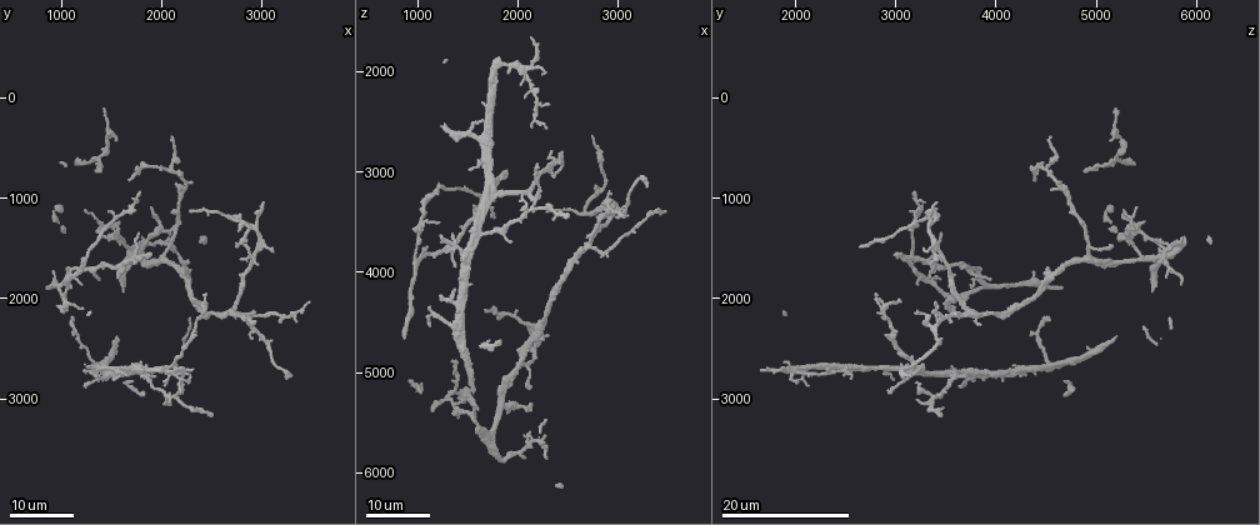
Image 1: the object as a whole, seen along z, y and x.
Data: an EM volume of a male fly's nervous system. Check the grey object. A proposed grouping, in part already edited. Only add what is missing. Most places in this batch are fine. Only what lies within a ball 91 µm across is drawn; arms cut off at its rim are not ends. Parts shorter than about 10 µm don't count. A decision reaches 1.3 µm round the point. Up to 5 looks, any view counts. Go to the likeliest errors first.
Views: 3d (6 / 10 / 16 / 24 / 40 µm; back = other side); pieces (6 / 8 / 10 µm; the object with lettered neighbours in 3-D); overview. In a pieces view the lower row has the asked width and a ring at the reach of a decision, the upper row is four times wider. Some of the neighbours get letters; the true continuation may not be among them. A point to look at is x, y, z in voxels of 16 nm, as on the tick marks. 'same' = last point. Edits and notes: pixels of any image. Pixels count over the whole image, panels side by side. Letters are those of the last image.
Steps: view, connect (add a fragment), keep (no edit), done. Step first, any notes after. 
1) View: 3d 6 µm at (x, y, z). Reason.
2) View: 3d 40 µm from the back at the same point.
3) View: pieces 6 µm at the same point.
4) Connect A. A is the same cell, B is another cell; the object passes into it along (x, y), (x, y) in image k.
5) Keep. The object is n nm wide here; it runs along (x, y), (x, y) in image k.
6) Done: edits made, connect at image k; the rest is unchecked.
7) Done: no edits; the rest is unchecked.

View: 3d 24 µm at (1700, 820, 4400). Free end.

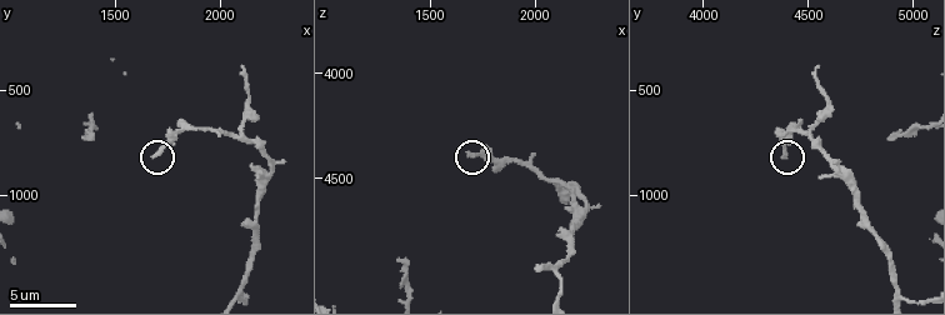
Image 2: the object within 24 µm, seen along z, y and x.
View: 3d 10 µm at (1680, 810, 4400).

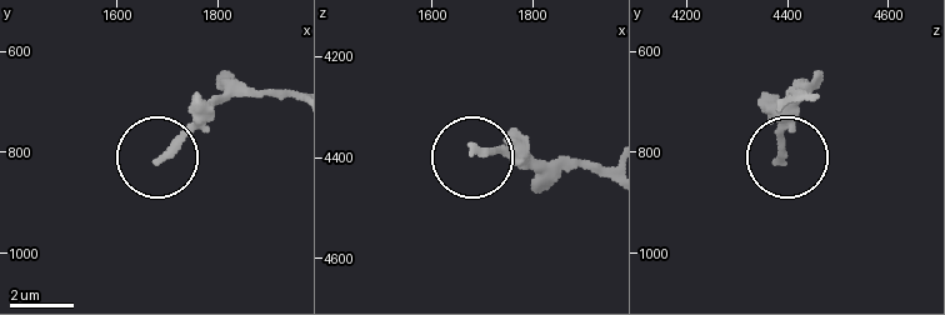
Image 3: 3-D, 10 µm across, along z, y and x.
View: pieces 10 µm at (1680, 810, 4385).

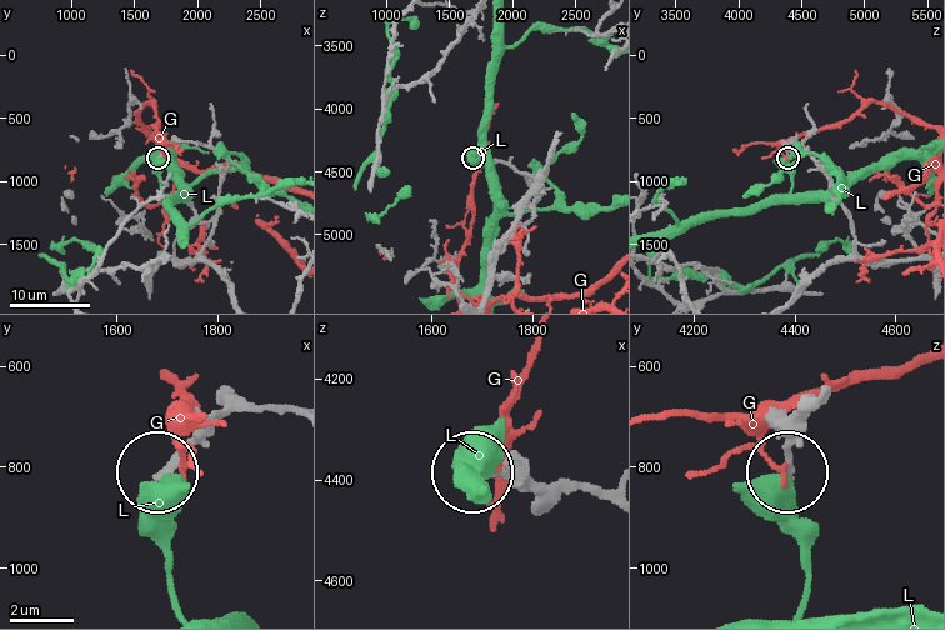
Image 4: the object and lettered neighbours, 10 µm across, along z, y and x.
Keep. The object is 220 nm wide here; G and L are other cells; it runs along (804, 413), (788, 466) in image 4; none of them fits.

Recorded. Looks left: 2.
View: 3d 24 µm at (2200, 2940, 2940). An open end.

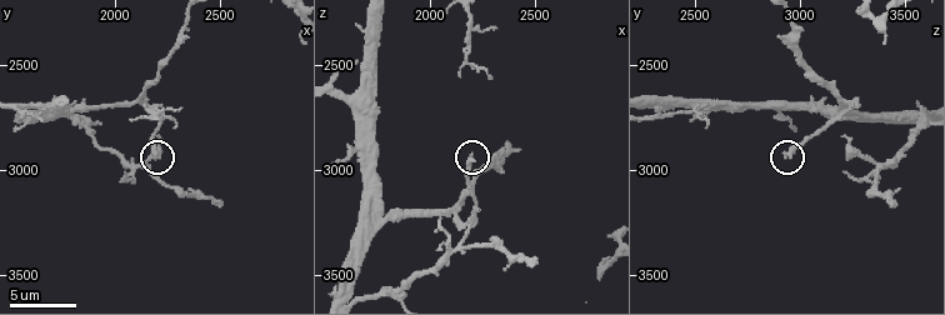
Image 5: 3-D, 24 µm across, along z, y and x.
View: pieces 8 µm at (2200, 2920, 2930). What lies round it.

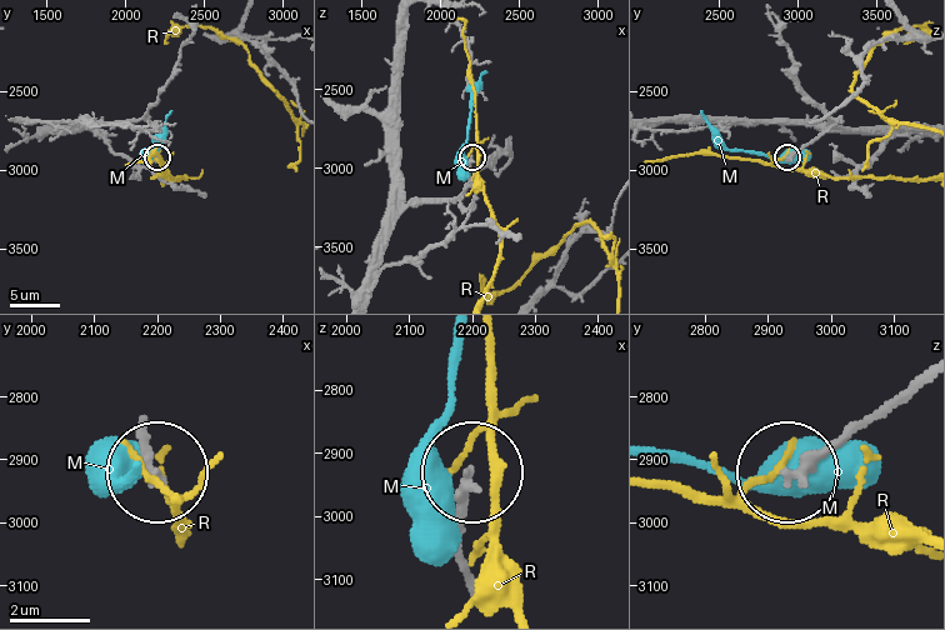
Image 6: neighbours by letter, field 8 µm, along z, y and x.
Keep. M and R are other cells; it runs along (470, 573), (470, 475) in image 6; no lettered fragment goes on from it.

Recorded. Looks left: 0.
Done: no edits; the rest is unchecked.

